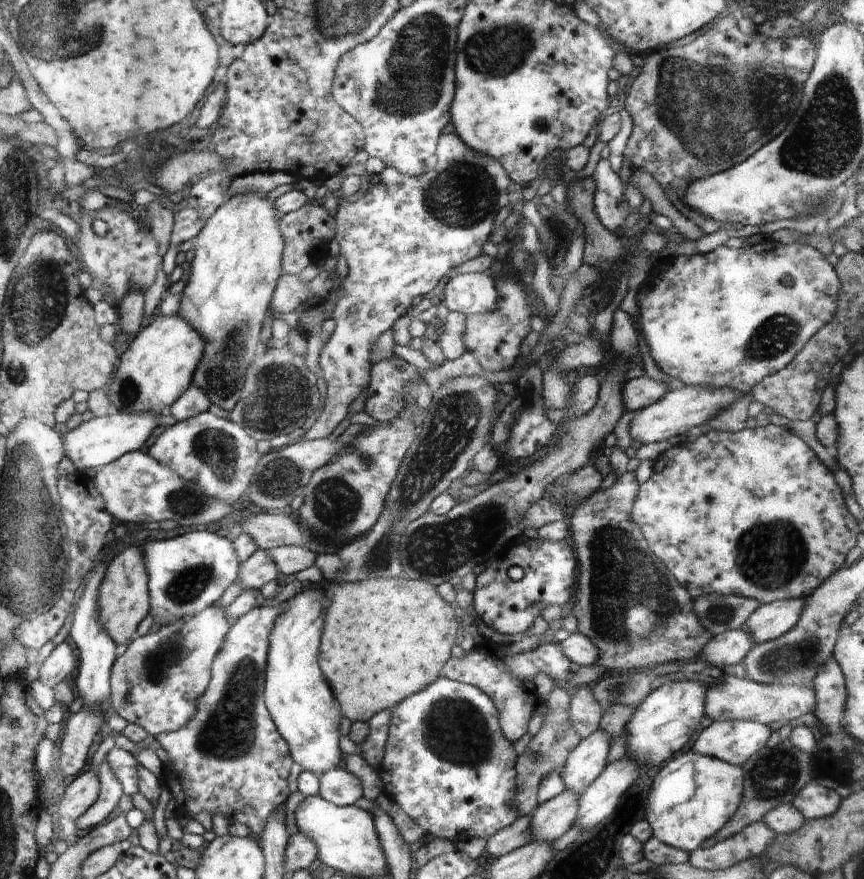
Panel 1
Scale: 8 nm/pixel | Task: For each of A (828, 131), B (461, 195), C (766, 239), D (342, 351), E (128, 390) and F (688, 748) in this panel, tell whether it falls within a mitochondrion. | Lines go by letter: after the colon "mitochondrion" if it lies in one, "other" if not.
A: mitochondrion
B: mitochondrion
C: other
D: other
E: mitochondrion
F: other

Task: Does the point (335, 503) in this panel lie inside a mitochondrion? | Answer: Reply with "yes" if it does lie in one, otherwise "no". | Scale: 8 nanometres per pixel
yes

